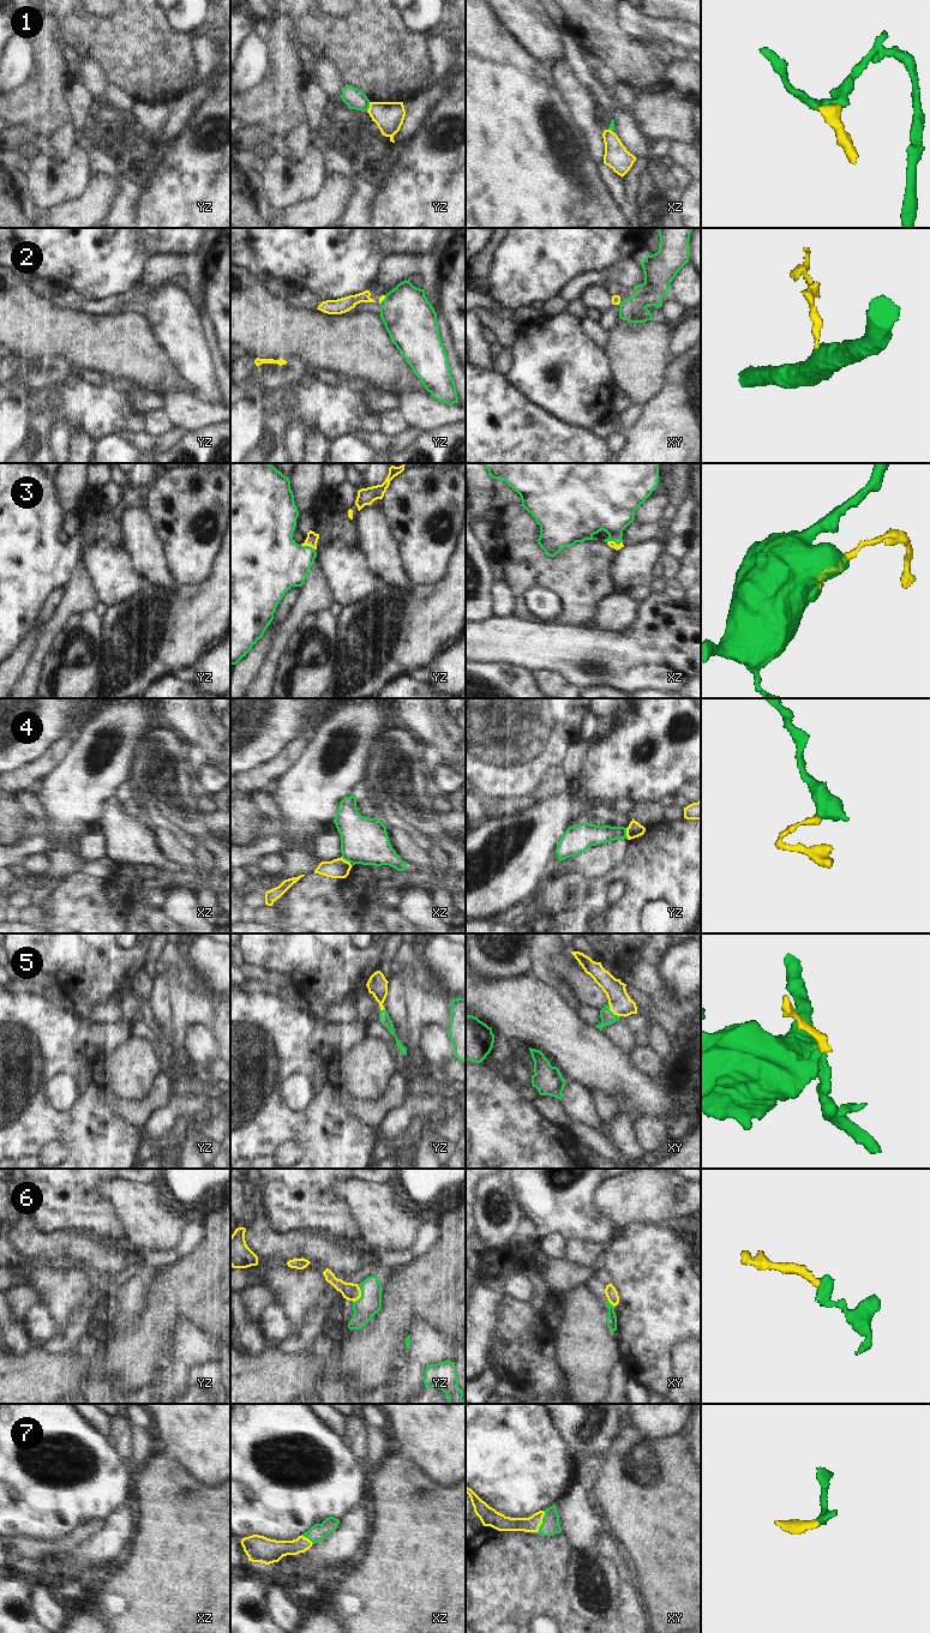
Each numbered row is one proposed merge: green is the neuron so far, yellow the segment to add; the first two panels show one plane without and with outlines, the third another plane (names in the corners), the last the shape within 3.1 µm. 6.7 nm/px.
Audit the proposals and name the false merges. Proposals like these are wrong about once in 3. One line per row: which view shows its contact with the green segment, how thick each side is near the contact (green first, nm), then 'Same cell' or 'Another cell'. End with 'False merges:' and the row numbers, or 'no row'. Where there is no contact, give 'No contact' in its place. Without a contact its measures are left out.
1: Touches green in yz. Thickness 140 nm (green) against 200 nm. Another cell
2: Touches green in yz. Thickness 340 nm (green) against 40 nm. Another cell
3: Touches green in yz. Thickness 380 nm (green) against 80 nm. Same cell
4: Touches green in yz. Thickness 150 nm (green) against 100 nm. Another cell
5: Touches green in xy. Thickness 90 nm (green) against 150 nm. Same cell
6: Touches green in yz. Thickness 160 nm (green) against 120 nm. Same cell
7: Touches green in xy. Thickness 120 nm (green) against 110 nm. Same cell
False merges: 1, 2, 4.

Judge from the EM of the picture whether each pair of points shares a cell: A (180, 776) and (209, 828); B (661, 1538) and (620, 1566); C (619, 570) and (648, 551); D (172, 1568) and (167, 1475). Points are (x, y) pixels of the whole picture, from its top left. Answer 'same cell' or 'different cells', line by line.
A: same cell
B: different cells
C: same cell
D: same cell

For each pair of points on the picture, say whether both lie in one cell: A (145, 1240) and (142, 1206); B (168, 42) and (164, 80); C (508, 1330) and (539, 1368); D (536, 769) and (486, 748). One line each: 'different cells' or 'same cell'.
A: same cell
B: same cell
C: same cell
D: same cell

